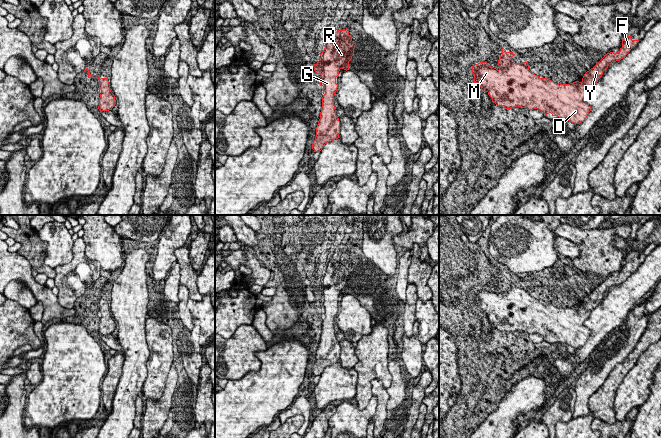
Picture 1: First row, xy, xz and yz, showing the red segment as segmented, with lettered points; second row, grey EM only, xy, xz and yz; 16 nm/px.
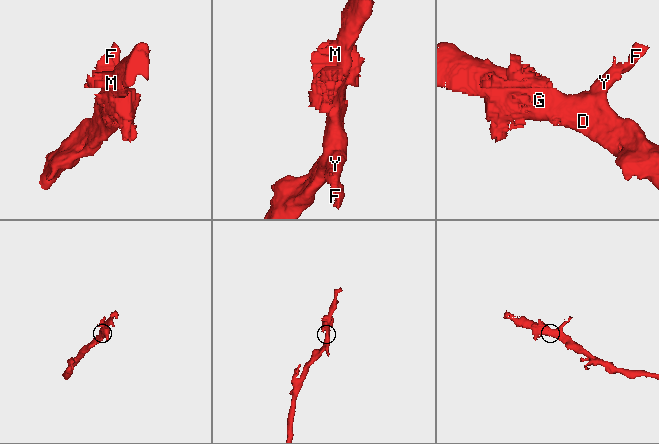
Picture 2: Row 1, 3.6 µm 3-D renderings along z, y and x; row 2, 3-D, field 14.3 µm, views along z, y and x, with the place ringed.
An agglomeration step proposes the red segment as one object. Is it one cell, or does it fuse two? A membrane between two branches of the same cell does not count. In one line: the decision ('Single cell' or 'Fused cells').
Single cell

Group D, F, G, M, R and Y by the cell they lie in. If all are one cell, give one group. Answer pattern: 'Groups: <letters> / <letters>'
Groups: D F G M R Y

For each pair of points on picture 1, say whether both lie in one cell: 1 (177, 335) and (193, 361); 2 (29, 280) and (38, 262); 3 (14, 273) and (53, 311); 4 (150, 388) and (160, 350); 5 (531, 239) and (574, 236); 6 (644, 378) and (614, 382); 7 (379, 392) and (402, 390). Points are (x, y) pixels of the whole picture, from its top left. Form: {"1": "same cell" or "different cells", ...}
{"1": "same cell", "2": "different cells", "3": "same cell", "4": "same cell", "5": "different cells", "6": "different cells", "7": "different cells"}

